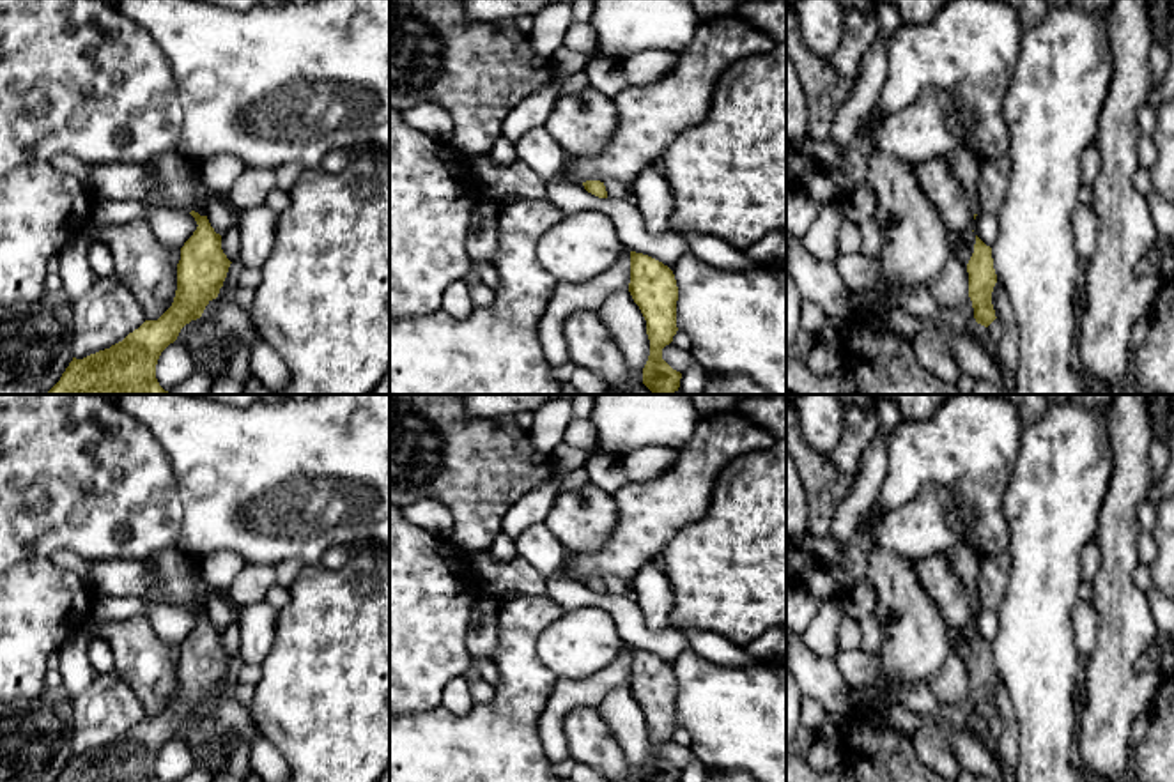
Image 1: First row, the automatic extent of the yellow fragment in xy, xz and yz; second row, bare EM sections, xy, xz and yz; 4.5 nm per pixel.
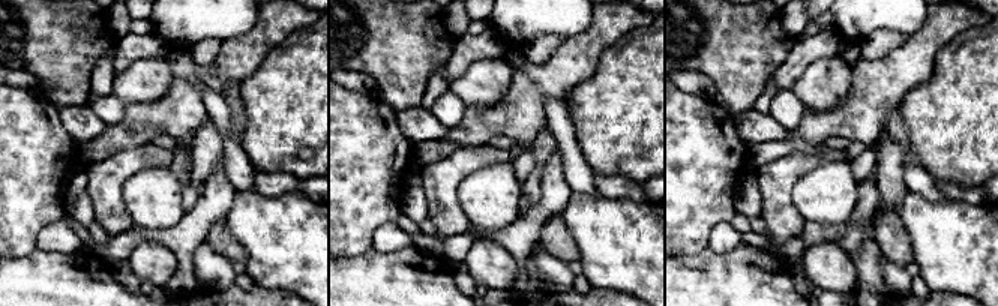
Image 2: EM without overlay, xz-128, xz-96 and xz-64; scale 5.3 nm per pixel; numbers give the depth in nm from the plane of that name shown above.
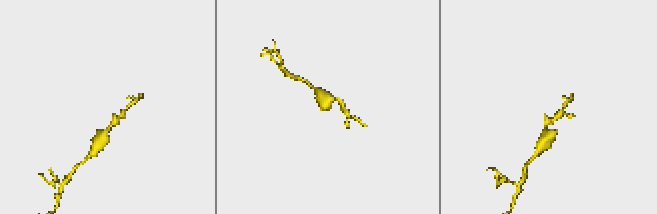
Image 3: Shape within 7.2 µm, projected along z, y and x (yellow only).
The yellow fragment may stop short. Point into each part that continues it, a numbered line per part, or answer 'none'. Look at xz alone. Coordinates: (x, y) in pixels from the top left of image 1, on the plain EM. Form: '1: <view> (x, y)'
none

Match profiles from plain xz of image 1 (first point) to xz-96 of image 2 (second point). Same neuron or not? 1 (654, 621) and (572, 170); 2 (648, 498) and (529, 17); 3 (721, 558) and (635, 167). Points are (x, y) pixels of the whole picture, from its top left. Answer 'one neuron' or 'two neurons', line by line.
1: two neurons
2: two neurons
3: one neuron

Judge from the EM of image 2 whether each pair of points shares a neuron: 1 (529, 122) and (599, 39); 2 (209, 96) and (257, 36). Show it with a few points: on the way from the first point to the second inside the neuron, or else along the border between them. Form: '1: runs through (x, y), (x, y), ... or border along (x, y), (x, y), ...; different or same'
1: runs through (533, 101), (578, 56); same
2: border along (197, 66), (197, 77), (207, 87), (222, 95); different

